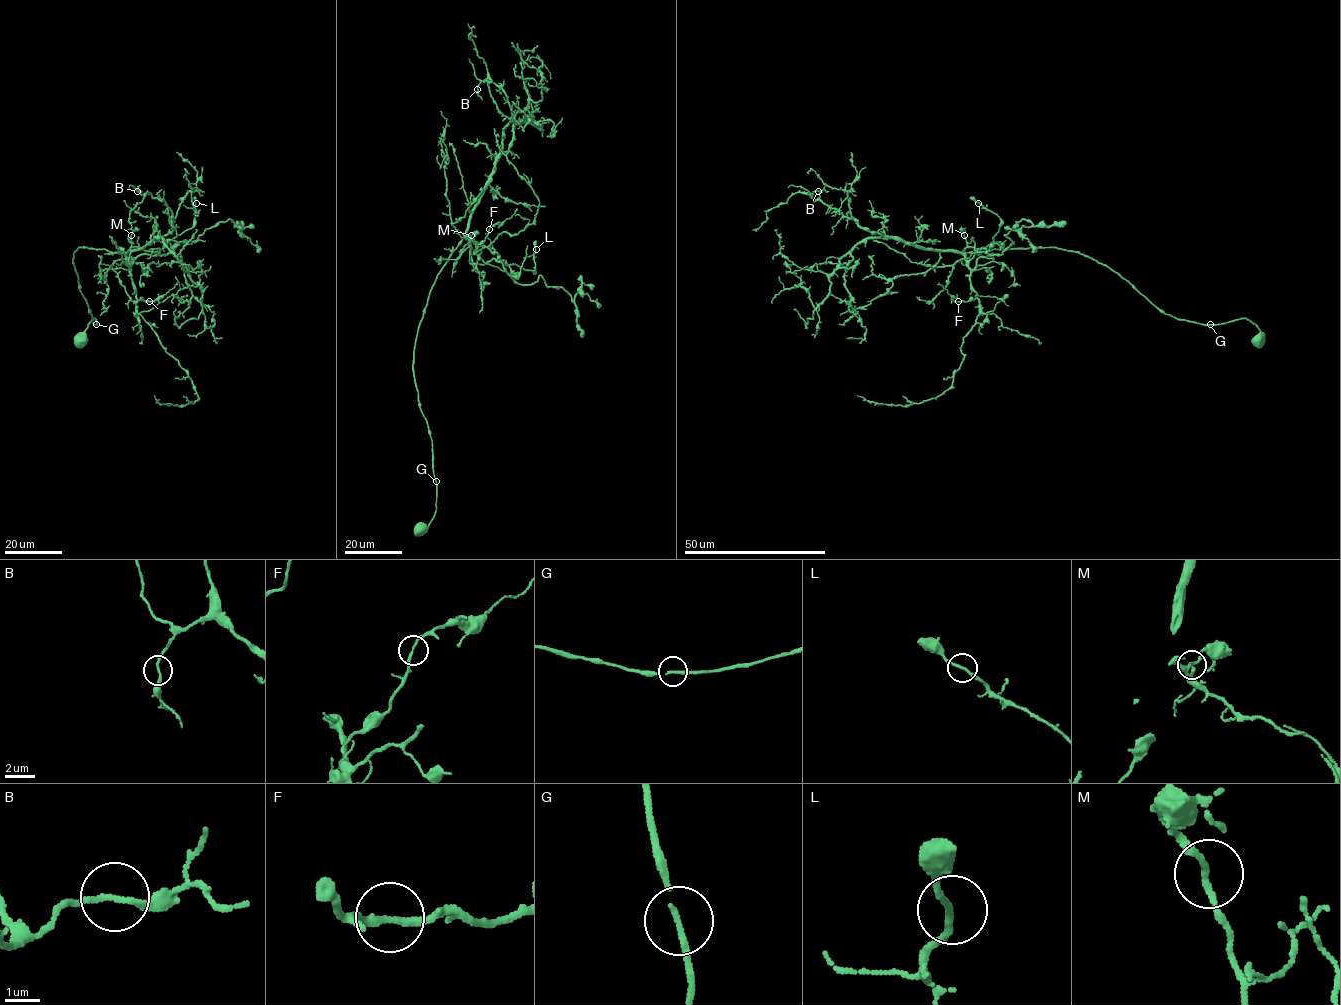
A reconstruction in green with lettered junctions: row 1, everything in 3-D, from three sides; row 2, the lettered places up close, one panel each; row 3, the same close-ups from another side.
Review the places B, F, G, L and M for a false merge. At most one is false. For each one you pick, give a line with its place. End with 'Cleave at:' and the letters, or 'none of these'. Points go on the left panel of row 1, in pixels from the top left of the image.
Cleave at: none of these

